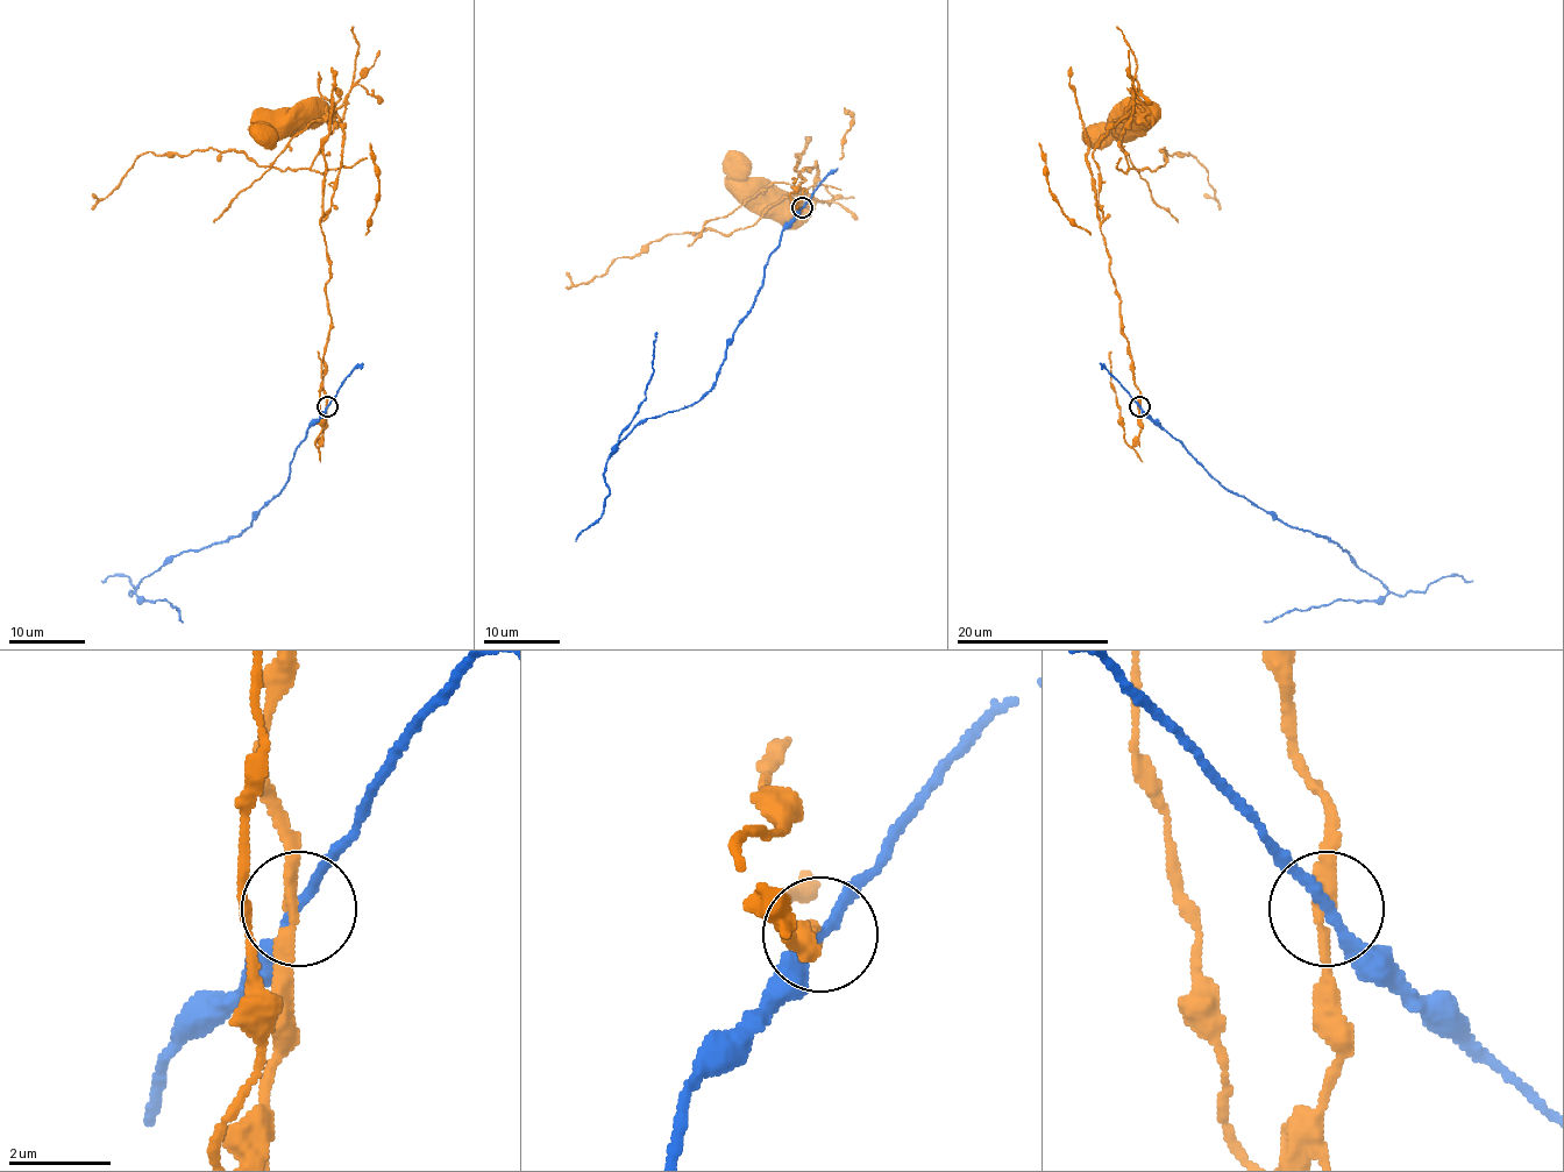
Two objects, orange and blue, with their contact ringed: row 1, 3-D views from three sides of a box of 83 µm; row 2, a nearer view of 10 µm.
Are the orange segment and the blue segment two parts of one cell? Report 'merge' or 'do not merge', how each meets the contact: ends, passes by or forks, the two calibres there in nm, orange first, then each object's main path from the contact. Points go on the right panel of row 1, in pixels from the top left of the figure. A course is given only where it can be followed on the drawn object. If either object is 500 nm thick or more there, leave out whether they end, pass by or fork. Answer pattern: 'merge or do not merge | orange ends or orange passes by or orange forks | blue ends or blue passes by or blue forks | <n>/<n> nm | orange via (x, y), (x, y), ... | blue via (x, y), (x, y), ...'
do not merge | orange passes by | blue passes by | 220/200 nm | orange via (1138, 406), (1129, 342), (1122, 328), (1117, 292), (1101, 232), (1093, 149), (1134, 104), (1129, 116) | blue via (1138, 406), (1227, 489), (1334, 542), (1387, 590), (1376, 599), (1336, 599), (1328, 605), (1292, 609), (1263, 620)

